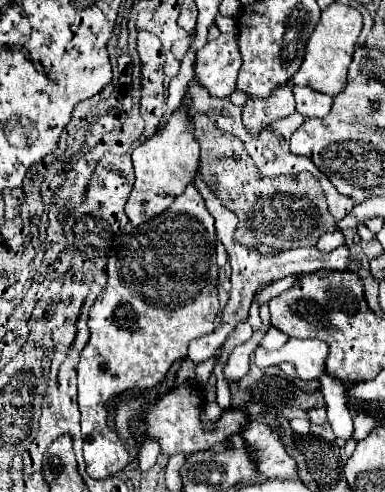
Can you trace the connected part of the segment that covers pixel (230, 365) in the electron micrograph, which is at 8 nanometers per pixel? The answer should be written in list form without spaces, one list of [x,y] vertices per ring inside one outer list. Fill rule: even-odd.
[[[263,325],[261,333],[255,333],[247,343],[237,345],[231,351],[231,355],[229,355],[229,359],[227,359],[225,367],[223,367],[223,375],[225,375],[225,381],[227,381],[229,387],[235,385],[235,383],[239,383],[241,377],[247,375],[247,371],[249,371],[249,357],[259,347],[259,343],[261,343],[263,335],[267,333],[267,329],[269,329],[269,325]]]

